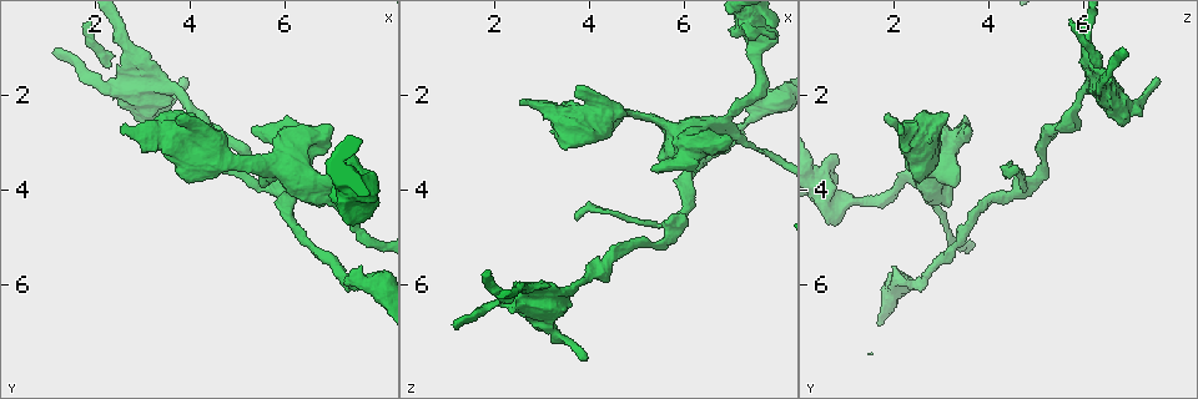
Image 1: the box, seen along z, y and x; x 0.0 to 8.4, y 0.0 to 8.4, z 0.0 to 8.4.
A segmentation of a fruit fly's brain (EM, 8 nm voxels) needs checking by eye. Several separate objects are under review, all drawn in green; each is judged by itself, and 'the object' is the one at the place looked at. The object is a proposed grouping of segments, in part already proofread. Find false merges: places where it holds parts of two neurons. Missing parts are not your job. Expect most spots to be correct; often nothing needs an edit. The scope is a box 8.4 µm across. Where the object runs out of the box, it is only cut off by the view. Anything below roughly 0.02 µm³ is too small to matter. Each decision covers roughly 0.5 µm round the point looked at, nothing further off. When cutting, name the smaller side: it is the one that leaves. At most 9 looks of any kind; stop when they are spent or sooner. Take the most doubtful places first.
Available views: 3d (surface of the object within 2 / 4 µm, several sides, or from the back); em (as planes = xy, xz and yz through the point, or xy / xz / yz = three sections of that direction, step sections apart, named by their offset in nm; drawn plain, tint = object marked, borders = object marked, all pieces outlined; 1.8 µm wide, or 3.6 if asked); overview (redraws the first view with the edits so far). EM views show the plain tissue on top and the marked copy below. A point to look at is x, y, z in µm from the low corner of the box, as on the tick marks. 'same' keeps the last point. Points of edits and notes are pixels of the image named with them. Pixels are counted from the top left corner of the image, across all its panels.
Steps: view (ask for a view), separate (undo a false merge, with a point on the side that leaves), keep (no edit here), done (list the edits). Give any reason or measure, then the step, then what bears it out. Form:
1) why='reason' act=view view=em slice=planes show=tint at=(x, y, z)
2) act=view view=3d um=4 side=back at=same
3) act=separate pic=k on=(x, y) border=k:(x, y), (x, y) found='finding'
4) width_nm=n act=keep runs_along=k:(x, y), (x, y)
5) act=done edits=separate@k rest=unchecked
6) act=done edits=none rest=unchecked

why='three arms meet' act=view view=3d um=2 at=(7.45, 4.20, 0.65)

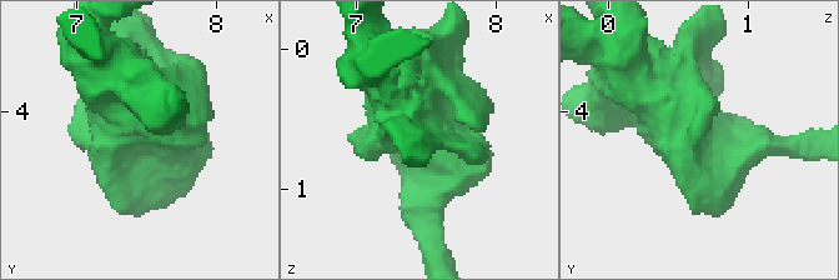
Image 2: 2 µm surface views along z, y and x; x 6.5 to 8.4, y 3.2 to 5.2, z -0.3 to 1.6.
act=view view=em slice=planes show=tint at=(7.46, 4.14, 0.62)

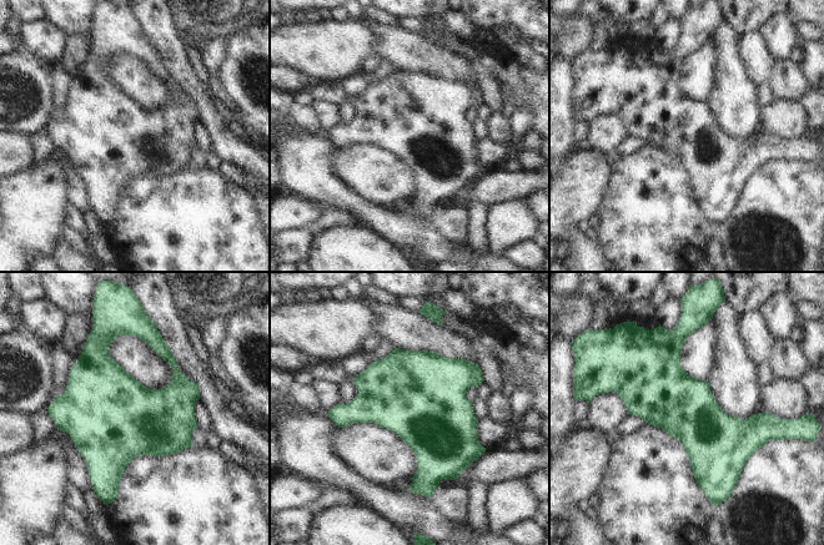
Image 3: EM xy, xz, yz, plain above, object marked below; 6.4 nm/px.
act=keep found='one neuron here'

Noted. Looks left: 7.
why='sharp bend' act=view view=em um=3.6 slice=xy step=8 show=tint at=(6.25, 3.65, 2.70)

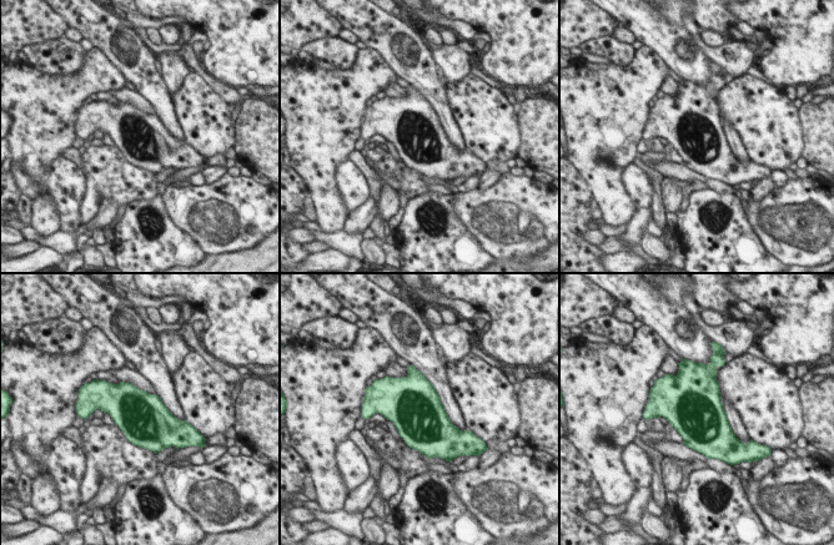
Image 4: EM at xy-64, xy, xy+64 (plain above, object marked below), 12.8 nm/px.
act=view view=em um=3.6 slice=planes show=tint at=same

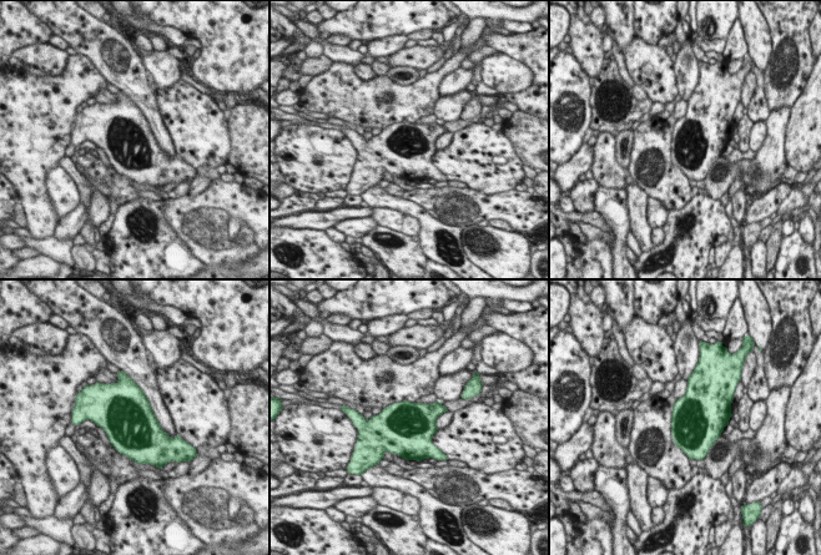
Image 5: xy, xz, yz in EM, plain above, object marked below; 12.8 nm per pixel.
act=keep found='one neuron here'

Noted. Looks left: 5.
why='two arms at a narrow angle' act=view view=em um=3.6 slice=planes show=tint at=(2.85, 1.90, 6.45)

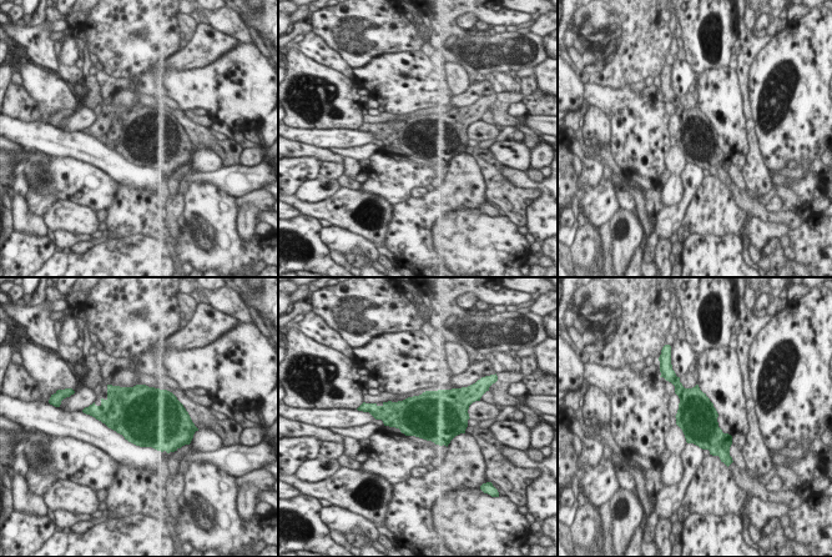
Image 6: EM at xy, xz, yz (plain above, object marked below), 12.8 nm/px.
width_nm=500 act=keep found='continuous, no second neuron'

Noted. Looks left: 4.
why='thick turns thin' act=view view=em slice=xy step=4 show=tint at=(7.50, 5.95, 2.35)

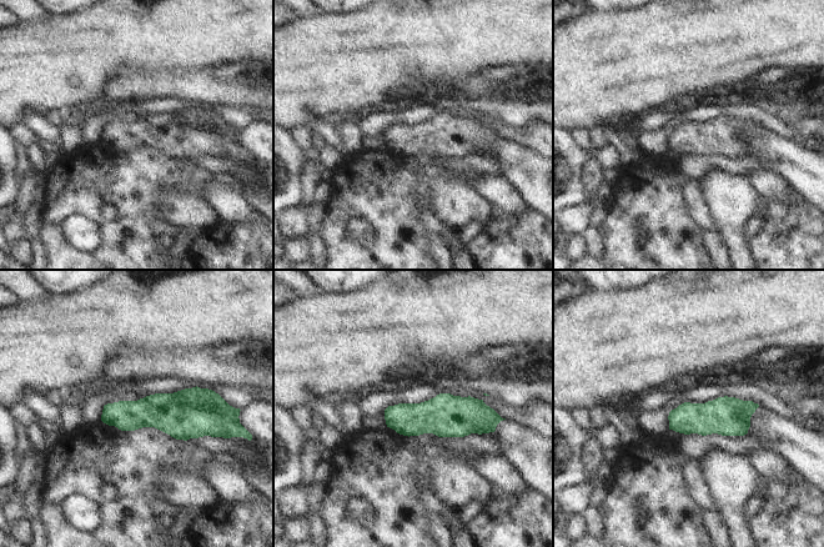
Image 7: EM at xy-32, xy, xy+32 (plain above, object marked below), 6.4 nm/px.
why='another direction' act=view view=em slice=planes show=borders at=same

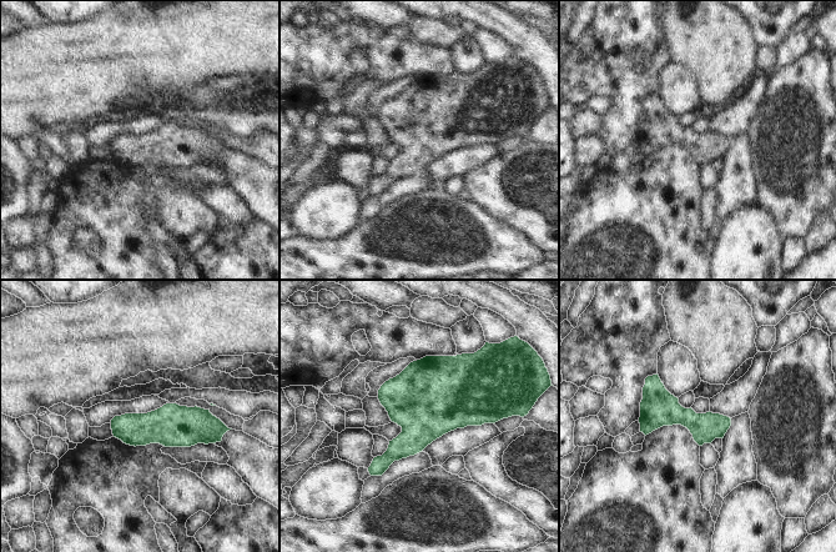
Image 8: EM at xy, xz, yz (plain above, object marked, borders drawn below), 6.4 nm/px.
act=keep found='continuous, no second neuron'

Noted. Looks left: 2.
act=done edits=none rest=unchecked

